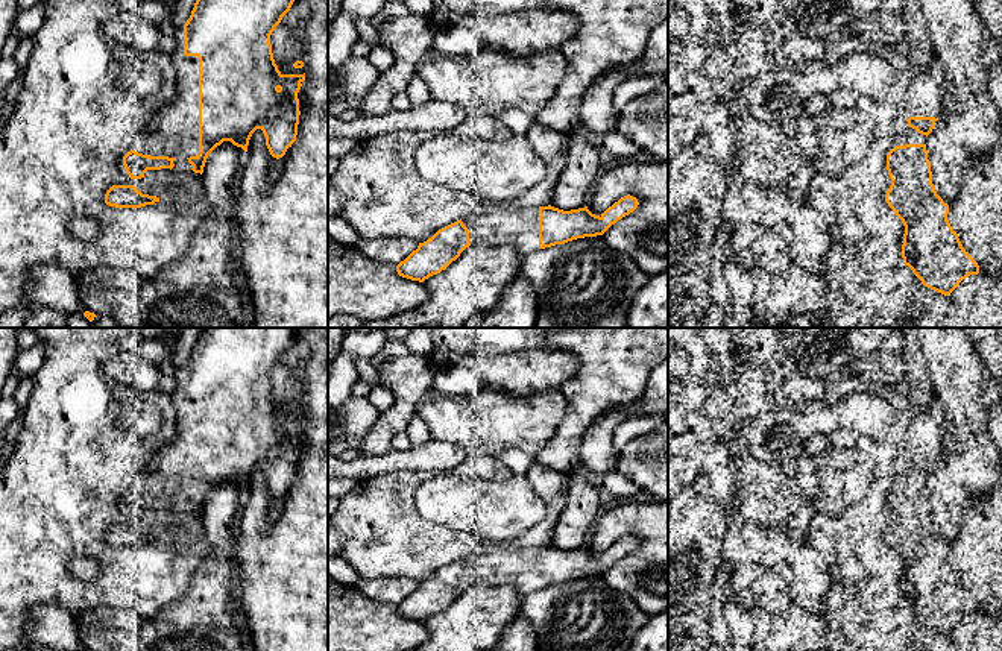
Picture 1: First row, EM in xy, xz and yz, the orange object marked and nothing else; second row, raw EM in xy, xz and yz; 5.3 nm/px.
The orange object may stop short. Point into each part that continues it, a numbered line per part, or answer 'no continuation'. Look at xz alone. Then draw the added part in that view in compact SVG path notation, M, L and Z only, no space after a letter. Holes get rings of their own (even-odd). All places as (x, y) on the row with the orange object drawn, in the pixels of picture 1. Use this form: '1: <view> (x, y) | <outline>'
1: xz (501, 225) | M504 202L466 214L462 222L469 231L471 246L512 246L522 258L539 250L539 206L519 208Z

